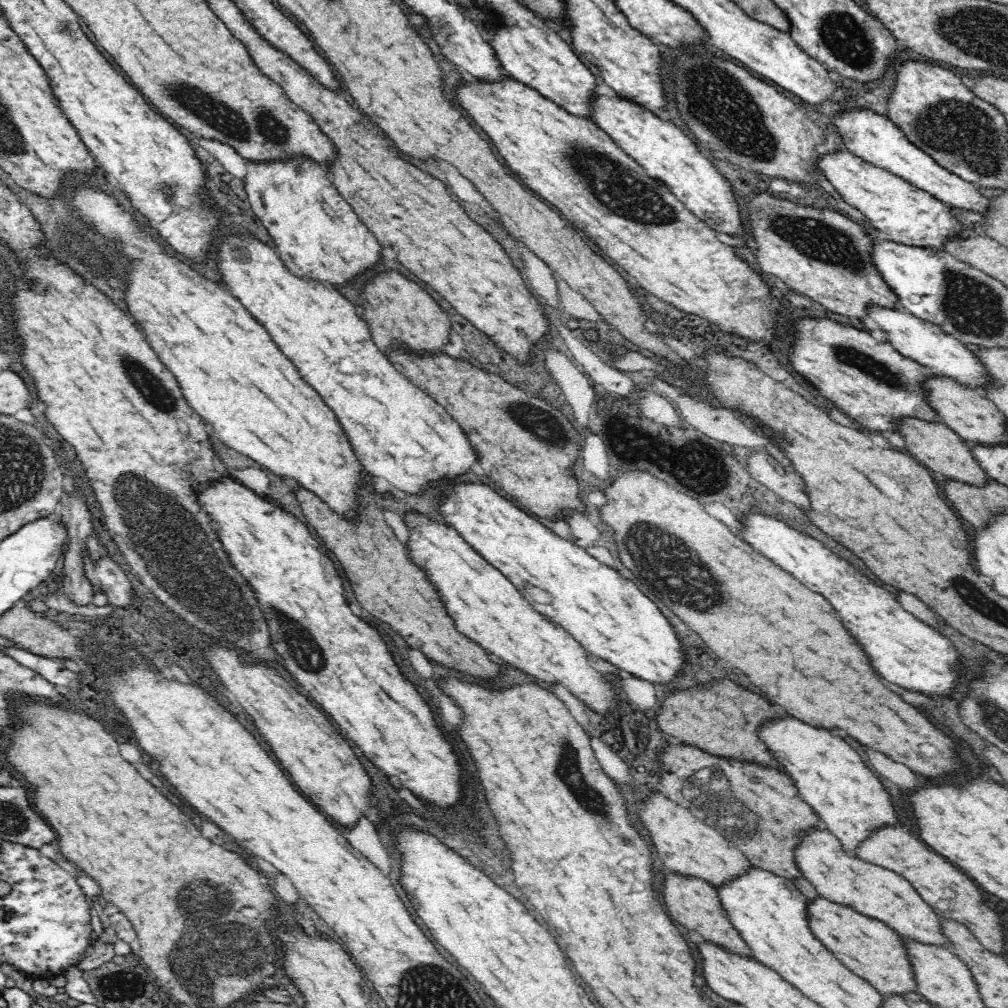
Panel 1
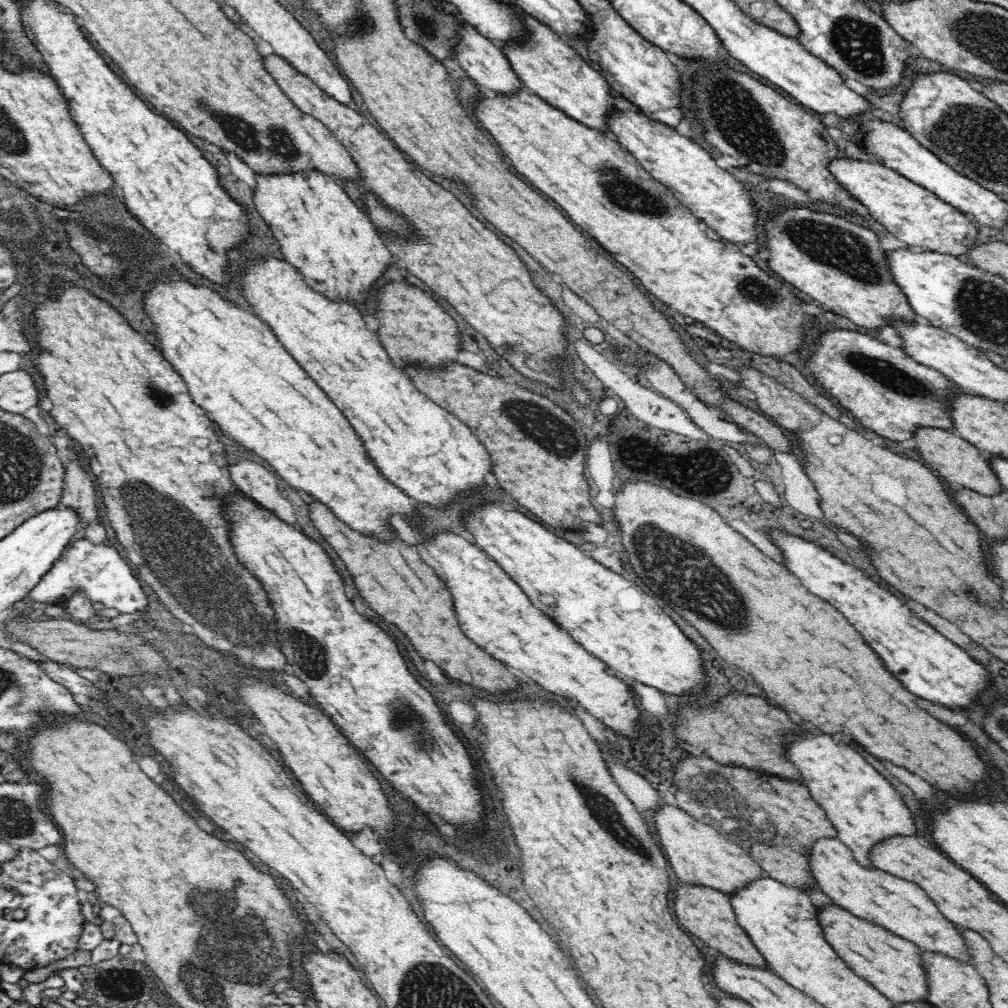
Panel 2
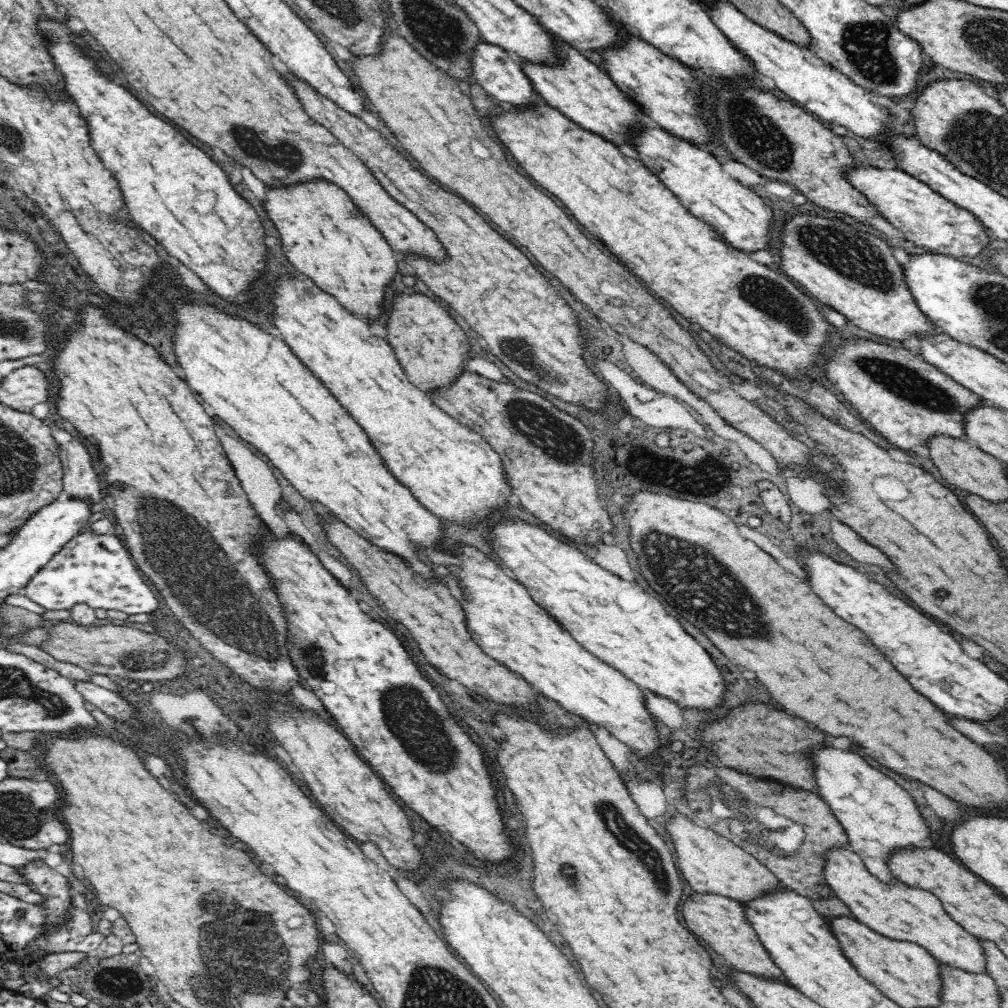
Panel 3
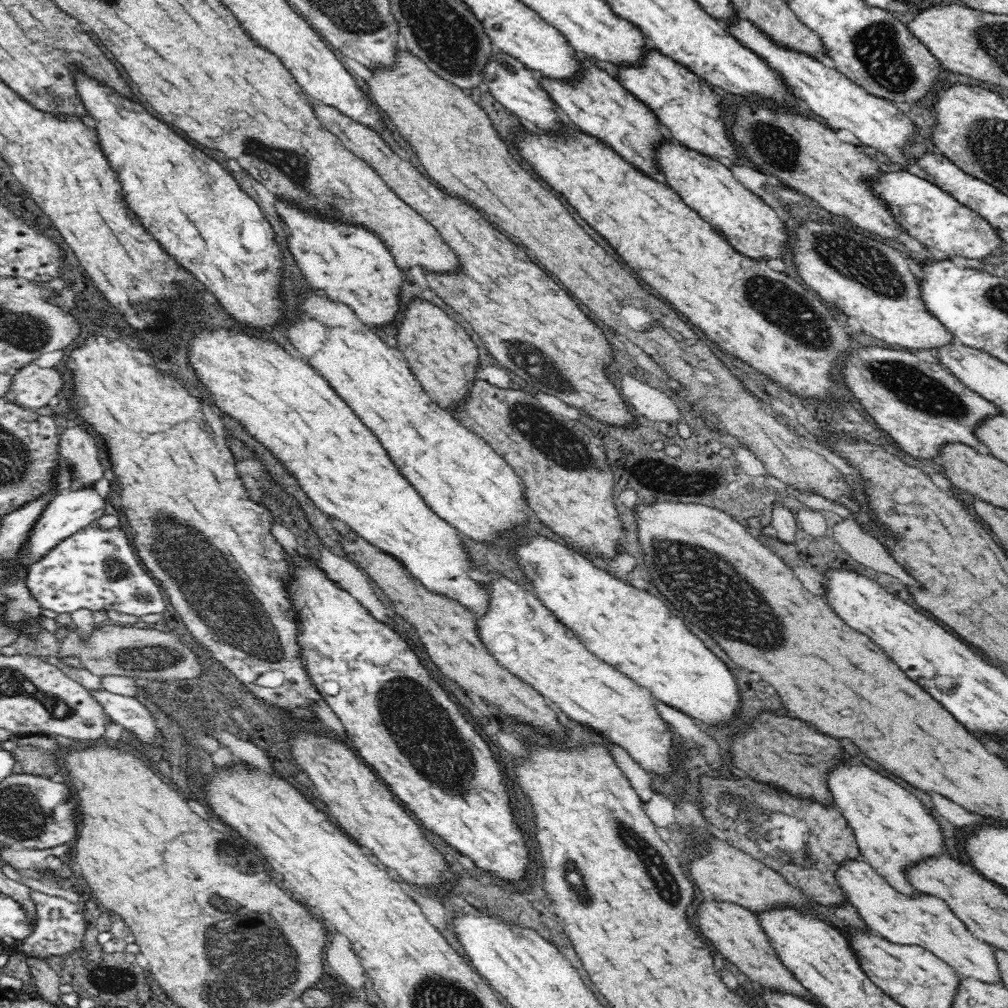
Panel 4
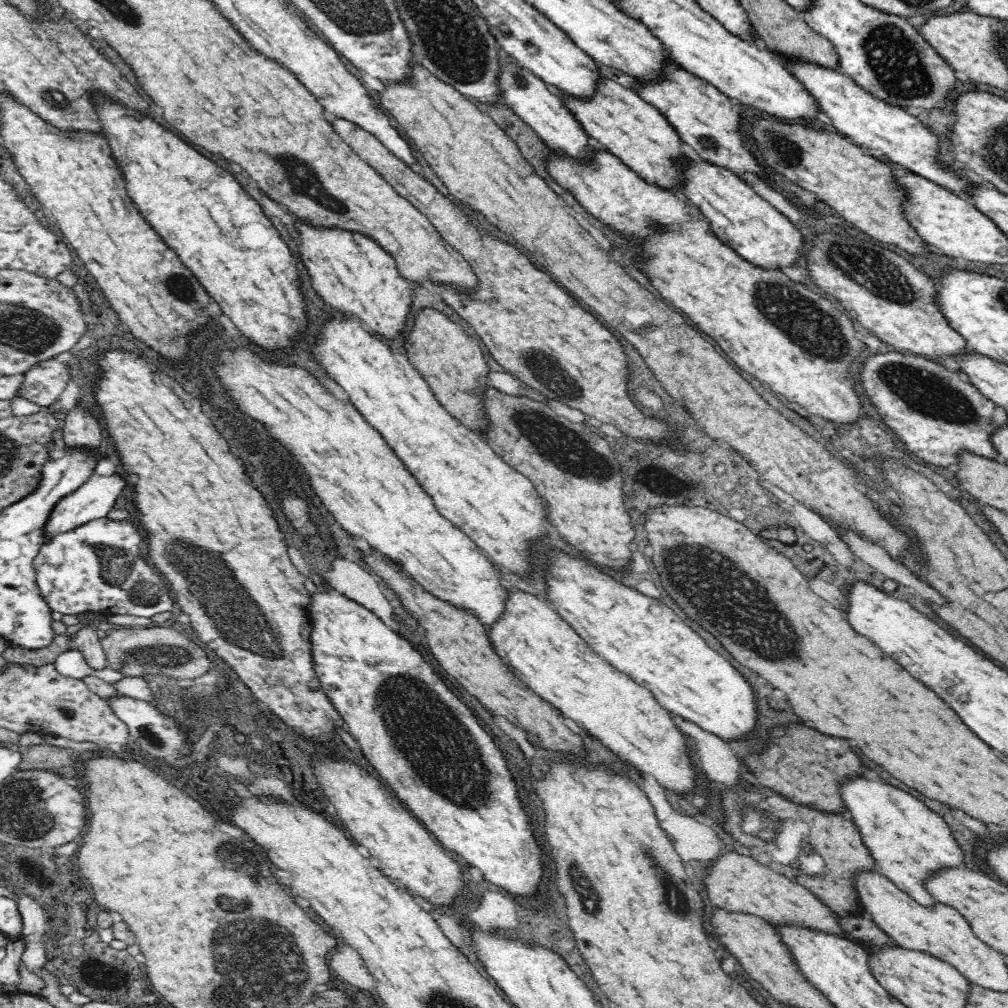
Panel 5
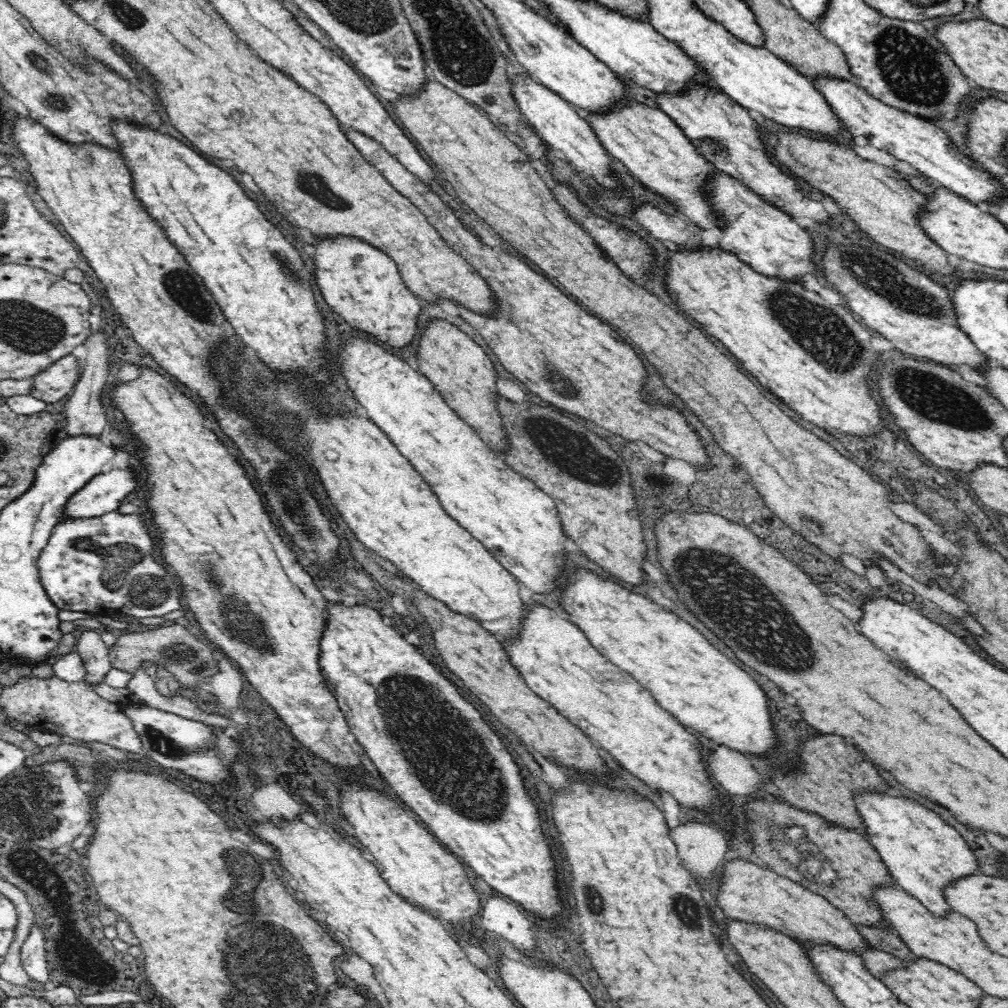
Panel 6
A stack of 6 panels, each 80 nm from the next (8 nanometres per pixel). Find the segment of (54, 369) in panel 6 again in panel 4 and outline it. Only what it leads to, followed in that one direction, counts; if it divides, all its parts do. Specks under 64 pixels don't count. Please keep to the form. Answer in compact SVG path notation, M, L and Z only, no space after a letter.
M30 364L13 375L4 399L25 409L51 405L62 388L62 378L54 368L40 368Z

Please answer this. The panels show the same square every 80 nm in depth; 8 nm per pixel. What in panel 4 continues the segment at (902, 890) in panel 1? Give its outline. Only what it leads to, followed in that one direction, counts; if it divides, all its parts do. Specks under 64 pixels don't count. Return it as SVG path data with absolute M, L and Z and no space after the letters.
M856 858L844 860L836 868L834 879L862 921L880 937L896 944L923 946L948 963L958 975L982 982L1000 983L992 946L968 931L941 898L924 893L902 894L892 888L865 860Z

